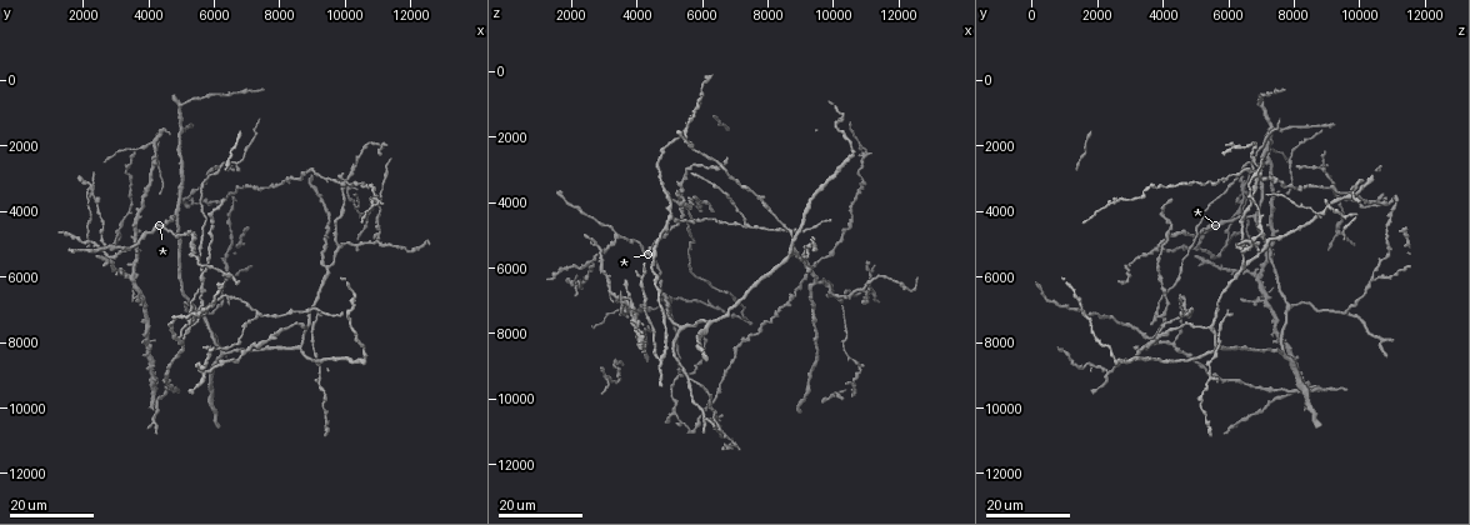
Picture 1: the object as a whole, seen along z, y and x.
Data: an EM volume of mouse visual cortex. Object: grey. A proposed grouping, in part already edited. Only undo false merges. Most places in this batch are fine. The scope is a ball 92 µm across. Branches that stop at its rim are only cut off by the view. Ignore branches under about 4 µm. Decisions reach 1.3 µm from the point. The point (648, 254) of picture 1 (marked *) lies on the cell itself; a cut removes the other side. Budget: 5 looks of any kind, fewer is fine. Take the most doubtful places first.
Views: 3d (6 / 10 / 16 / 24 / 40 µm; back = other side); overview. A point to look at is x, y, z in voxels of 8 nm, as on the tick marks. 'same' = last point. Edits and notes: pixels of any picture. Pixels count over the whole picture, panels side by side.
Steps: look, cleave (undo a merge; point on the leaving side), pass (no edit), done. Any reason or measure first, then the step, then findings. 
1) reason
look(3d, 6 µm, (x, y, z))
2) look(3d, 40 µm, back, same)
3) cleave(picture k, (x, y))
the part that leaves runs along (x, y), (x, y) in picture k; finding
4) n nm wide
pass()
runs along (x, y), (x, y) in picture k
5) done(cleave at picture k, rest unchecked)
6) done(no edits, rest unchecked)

four or more arms meet
look(3d, 16 µm, (5400, 7200, 4000))

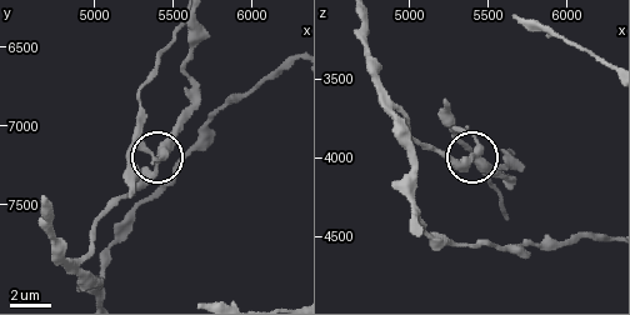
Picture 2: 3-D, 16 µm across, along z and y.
look(3d, 6 µm, (5460, 7180, 3960))

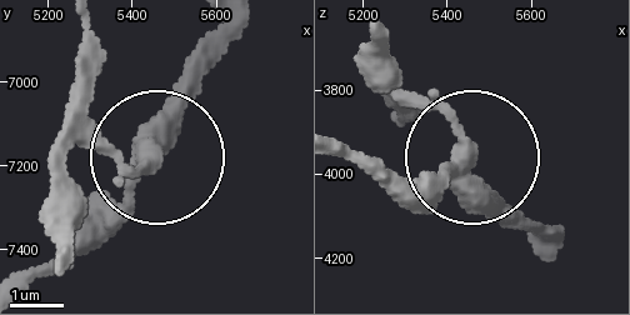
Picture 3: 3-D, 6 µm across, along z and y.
side arm 66 µm; 4 arms
cleave(picture 3, (119, 186))
two cells meet here

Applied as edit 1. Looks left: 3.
look(overview)

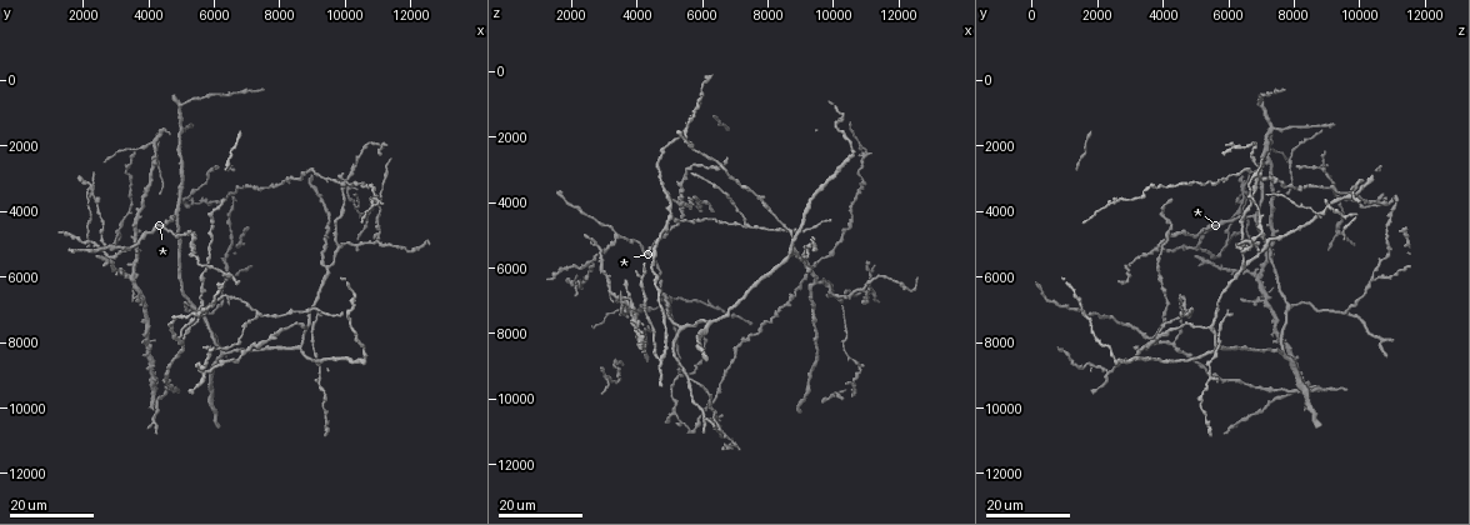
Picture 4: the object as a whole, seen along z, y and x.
three-way junction
look(3d, 24 µm, (2200, 3400, 6500))

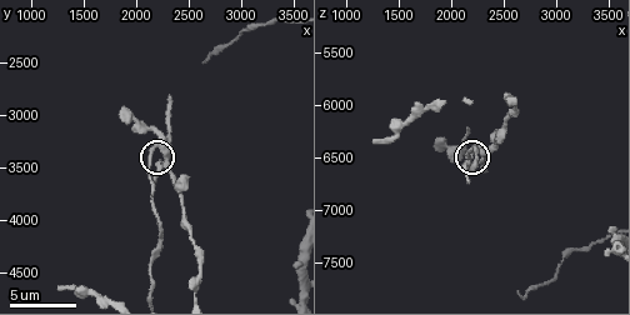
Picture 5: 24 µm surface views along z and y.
look(3d, 6 µm, (2300, 3400, 6520))

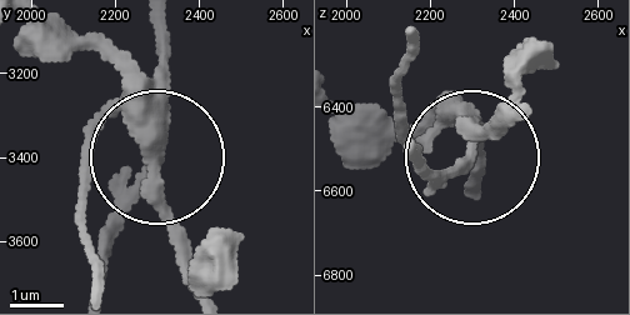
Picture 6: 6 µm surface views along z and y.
250 nm wide
pass()
continuous, no second cell

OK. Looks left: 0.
done(cleave at picture 3, rest unchecked)

